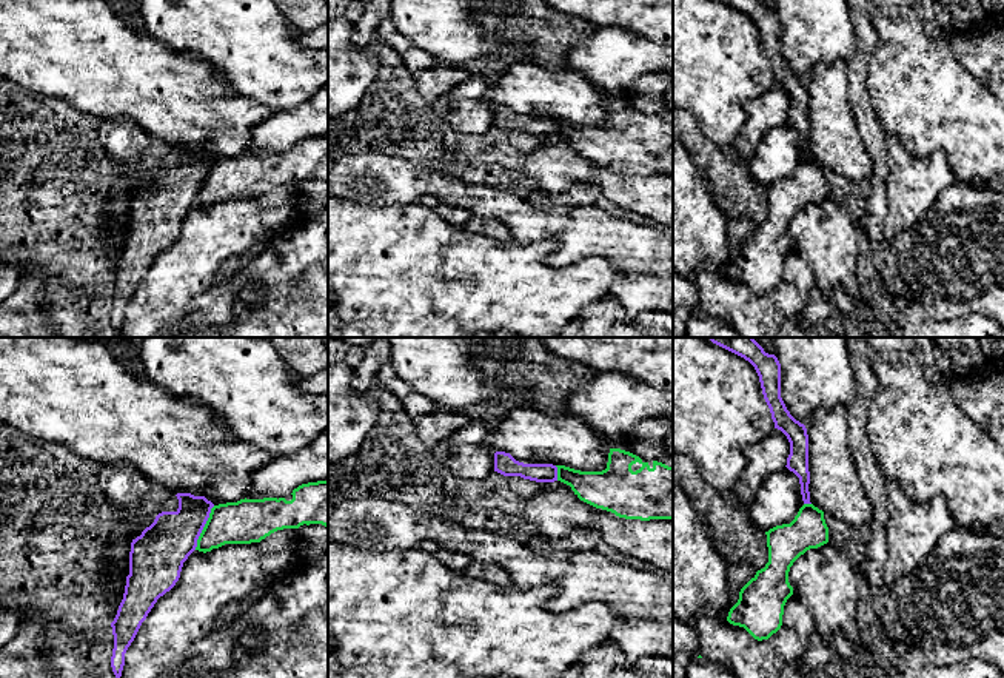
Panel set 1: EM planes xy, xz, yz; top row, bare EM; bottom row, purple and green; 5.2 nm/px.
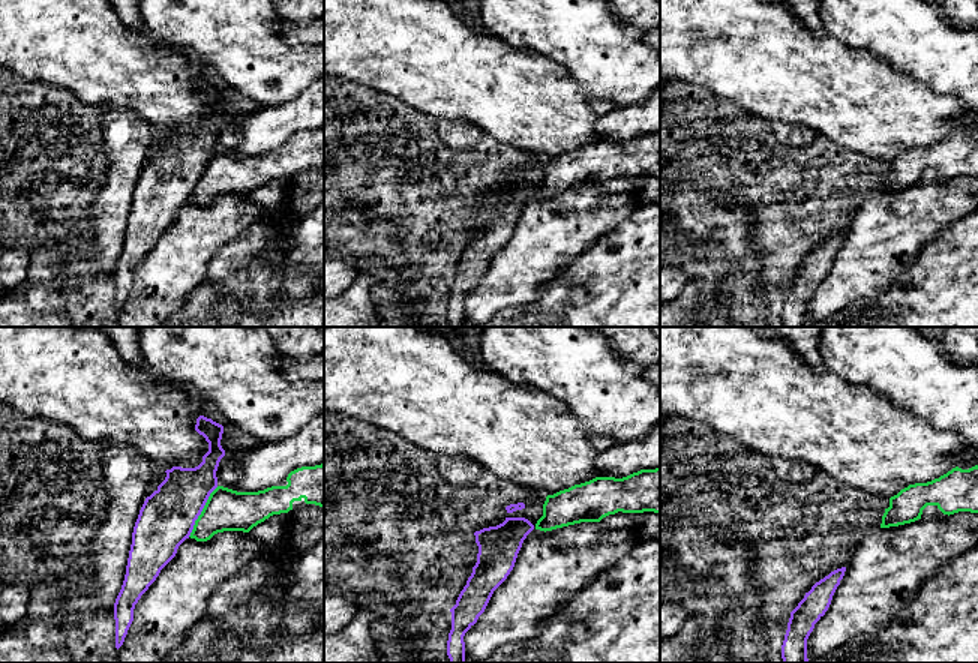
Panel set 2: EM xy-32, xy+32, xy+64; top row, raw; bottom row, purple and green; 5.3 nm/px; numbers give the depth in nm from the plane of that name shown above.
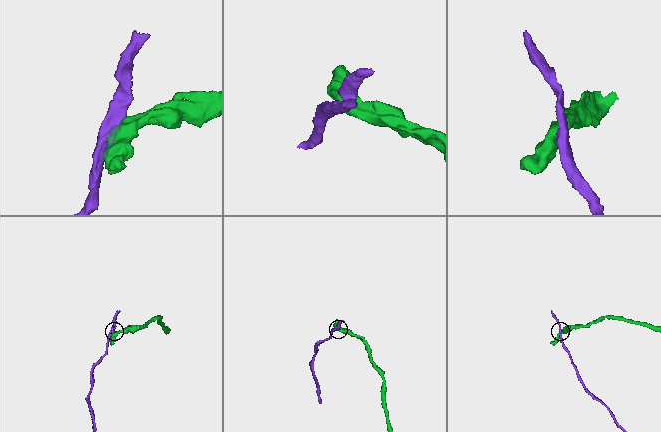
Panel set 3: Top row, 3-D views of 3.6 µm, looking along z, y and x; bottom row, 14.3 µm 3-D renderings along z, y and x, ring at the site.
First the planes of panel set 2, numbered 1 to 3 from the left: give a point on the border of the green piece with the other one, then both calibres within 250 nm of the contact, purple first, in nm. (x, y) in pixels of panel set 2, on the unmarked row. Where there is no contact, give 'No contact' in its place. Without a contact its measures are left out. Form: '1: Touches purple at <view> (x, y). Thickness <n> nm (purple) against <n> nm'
1: Touches purple at xy-32 (201, 174). Thickness 300 nm (purple) against 220 nm
2: No contact
3: No contact

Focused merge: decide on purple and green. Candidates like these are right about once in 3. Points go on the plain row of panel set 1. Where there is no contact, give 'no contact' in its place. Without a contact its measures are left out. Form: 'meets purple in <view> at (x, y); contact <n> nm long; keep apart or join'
meets purple in xy at (204, 181); contact 260 nm long; keep apart

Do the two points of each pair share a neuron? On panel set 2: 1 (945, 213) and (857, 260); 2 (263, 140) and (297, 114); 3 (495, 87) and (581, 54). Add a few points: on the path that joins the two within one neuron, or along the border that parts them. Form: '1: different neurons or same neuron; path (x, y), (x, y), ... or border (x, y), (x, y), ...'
1: same neuron; path (923, 213), (903, 213), (879, 237)
2: same neuron; path (272, 131), (284, 119), (288, 119)
3: different neurons; border (522, 50), (531, 50), (554, 60), (581, 87)

